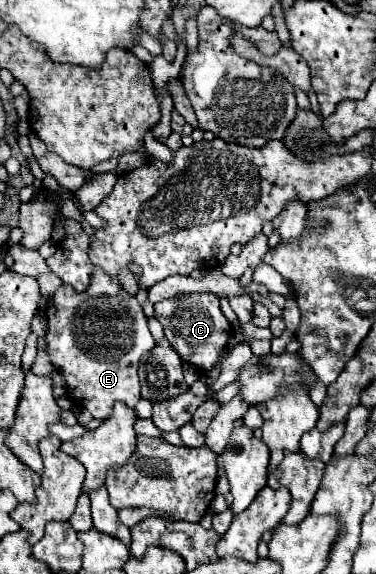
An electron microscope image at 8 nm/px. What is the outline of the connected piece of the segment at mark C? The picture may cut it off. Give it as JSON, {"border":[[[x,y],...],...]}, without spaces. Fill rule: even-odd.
{"border":[[[185,294],[179,298],[163,300],[155,304],[155,316],[163,324],[165,338],[181,354],[181,358],[205,372],[217,364],[221,350],[227,346],[229,334],[233,332],[231,324],[219,308],[219,298],[213,294]]]}

